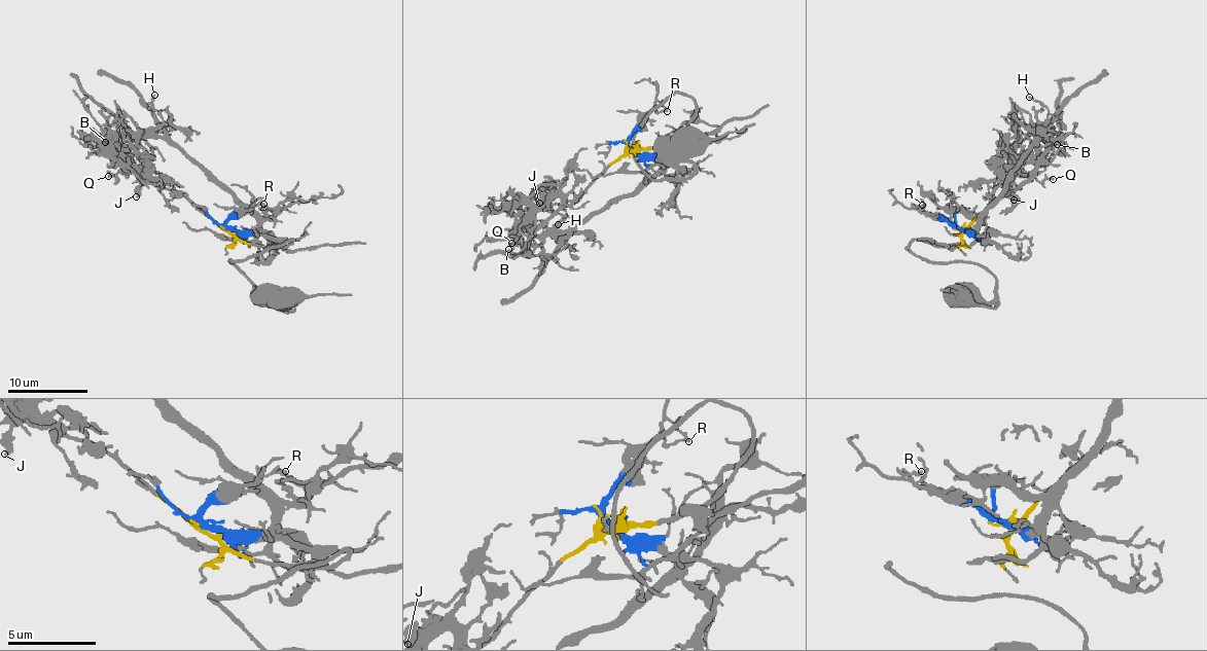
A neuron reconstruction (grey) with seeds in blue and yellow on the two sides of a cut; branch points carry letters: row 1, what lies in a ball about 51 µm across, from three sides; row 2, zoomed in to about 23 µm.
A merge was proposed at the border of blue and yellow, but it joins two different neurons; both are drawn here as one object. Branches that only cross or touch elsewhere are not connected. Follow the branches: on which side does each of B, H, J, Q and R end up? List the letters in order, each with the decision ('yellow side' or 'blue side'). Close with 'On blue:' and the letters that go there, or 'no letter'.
B: yellow side
H: blue side
J: yellow side
Q: yellow side
R: blue side
On blue: H, R

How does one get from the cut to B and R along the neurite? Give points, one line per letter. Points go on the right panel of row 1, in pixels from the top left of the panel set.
B: (962, 228), (996, 200), (1016, 189), (1036, 167), (1034, 155), (1055, 140), (1056, 144)
R: (962, 228), (914, 209), (922, 205)

